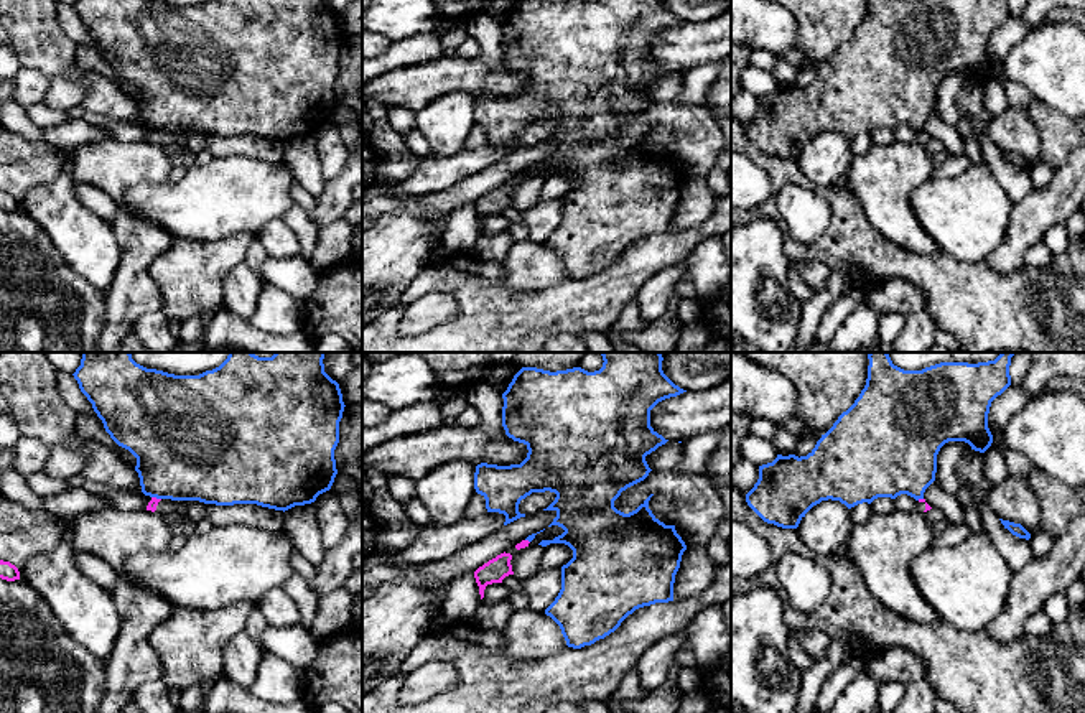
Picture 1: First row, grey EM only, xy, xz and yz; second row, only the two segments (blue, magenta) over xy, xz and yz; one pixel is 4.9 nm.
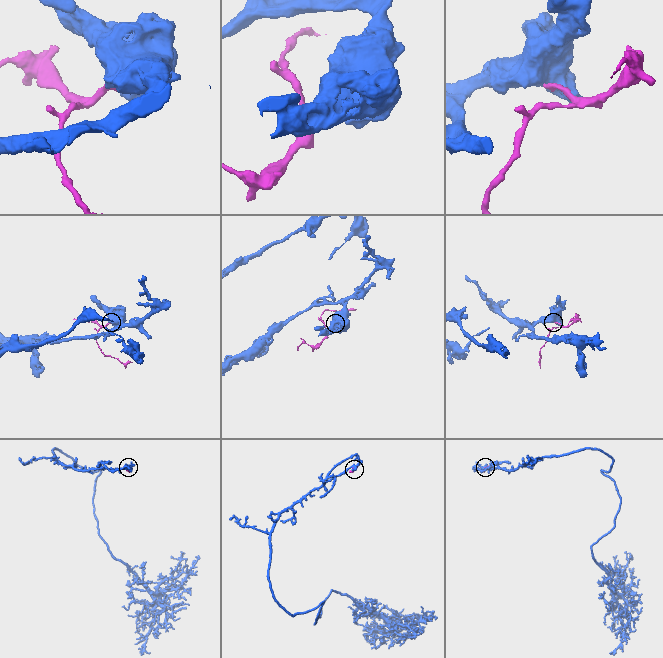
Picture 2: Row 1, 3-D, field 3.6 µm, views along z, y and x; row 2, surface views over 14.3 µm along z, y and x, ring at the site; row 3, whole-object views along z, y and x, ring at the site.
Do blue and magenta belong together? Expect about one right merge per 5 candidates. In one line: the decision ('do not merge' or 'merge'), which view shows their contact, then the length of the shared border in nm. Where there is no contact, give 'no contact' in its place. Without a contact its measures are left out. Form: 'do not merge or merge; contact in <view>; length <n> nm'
do not merge; contact in xy; length 50 nm

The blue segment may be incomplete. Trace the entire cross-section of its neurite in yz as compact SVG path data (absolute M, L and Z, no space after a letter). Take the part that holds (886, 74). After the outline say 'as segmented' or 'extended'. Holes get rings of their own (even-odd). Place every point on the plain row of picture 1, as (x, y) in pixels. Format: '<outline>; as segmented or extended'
M868 0L859 28L807 87L777 86L772 94L759 97L759 110L746 133L764 153L797 160L813 137L828 130L848 140L901 125L924 130L935 112L937 86L945 74L965 72L980 84L991 77L990 38L1009 16L1009 0Z; as segmented

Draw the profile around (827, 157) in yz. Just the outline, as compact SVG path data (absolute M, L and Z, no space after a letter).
M822 132L800 151L797 163L810 184L828 188L841 184L853 161L850 140L840 132Z

